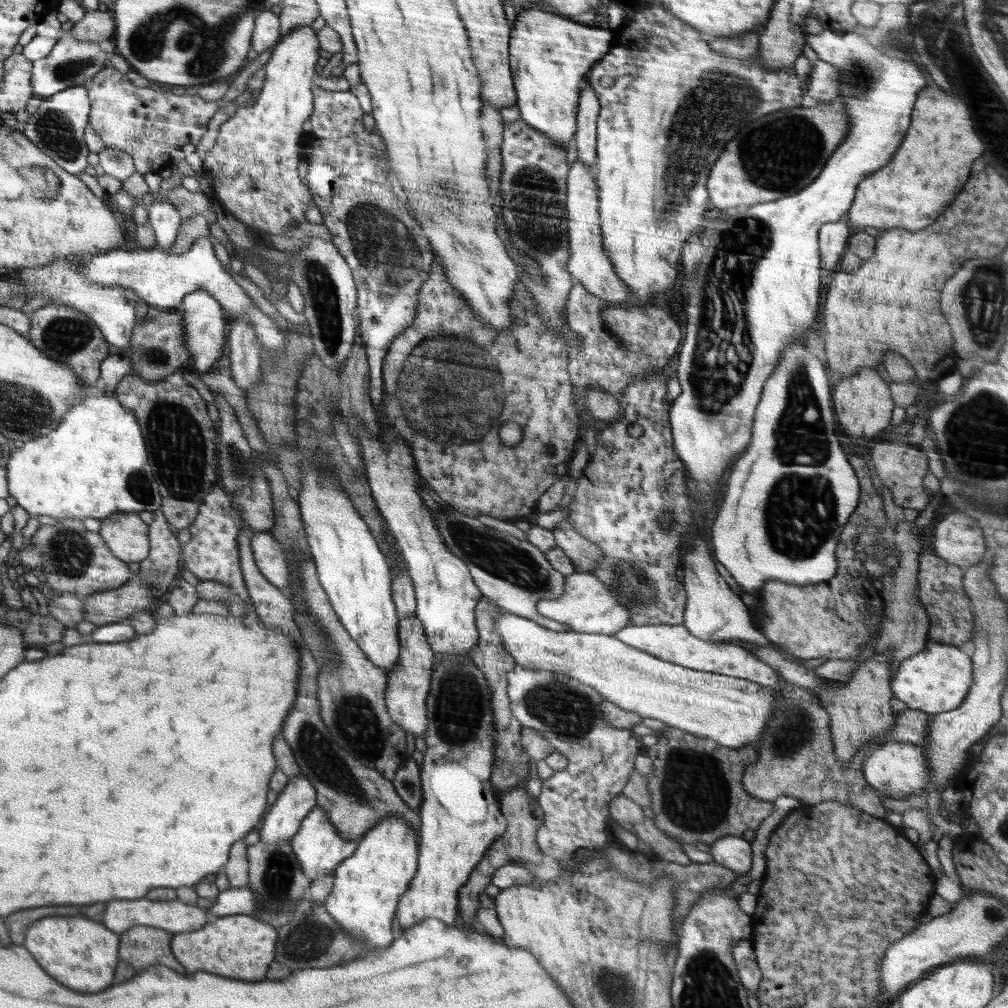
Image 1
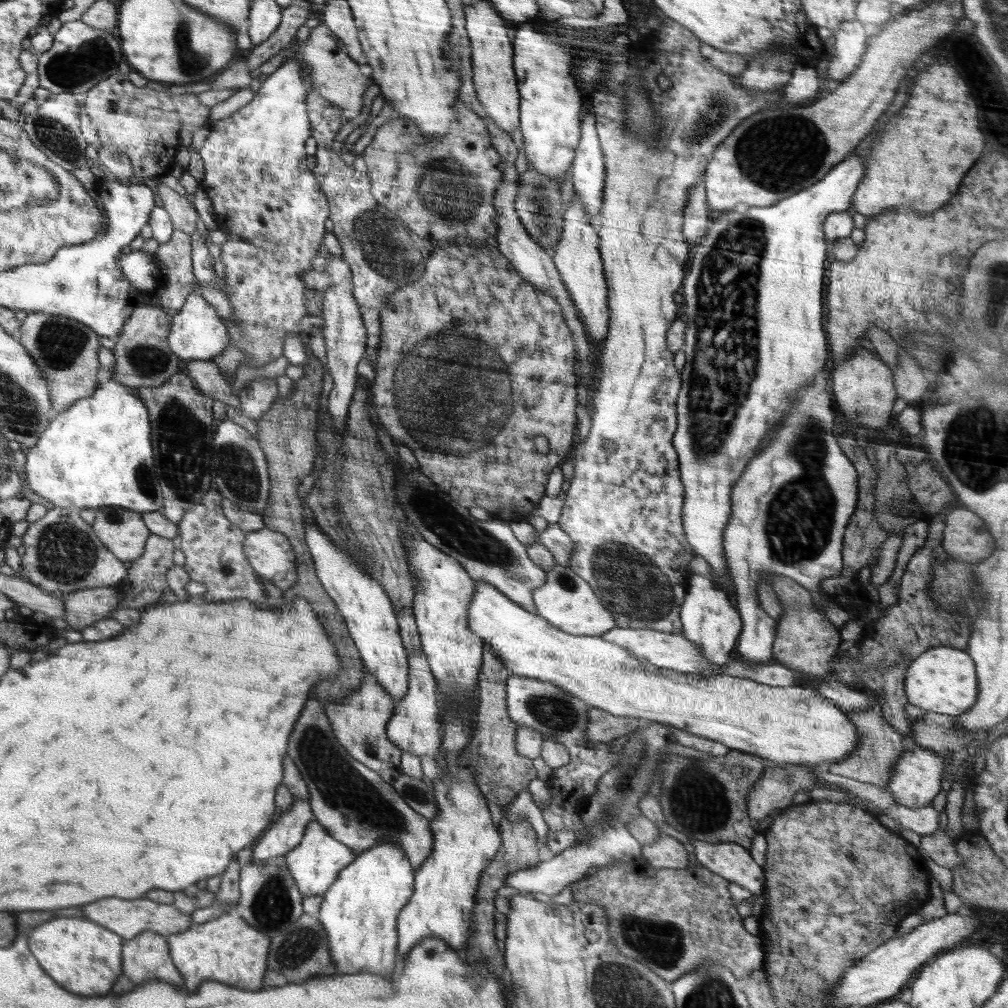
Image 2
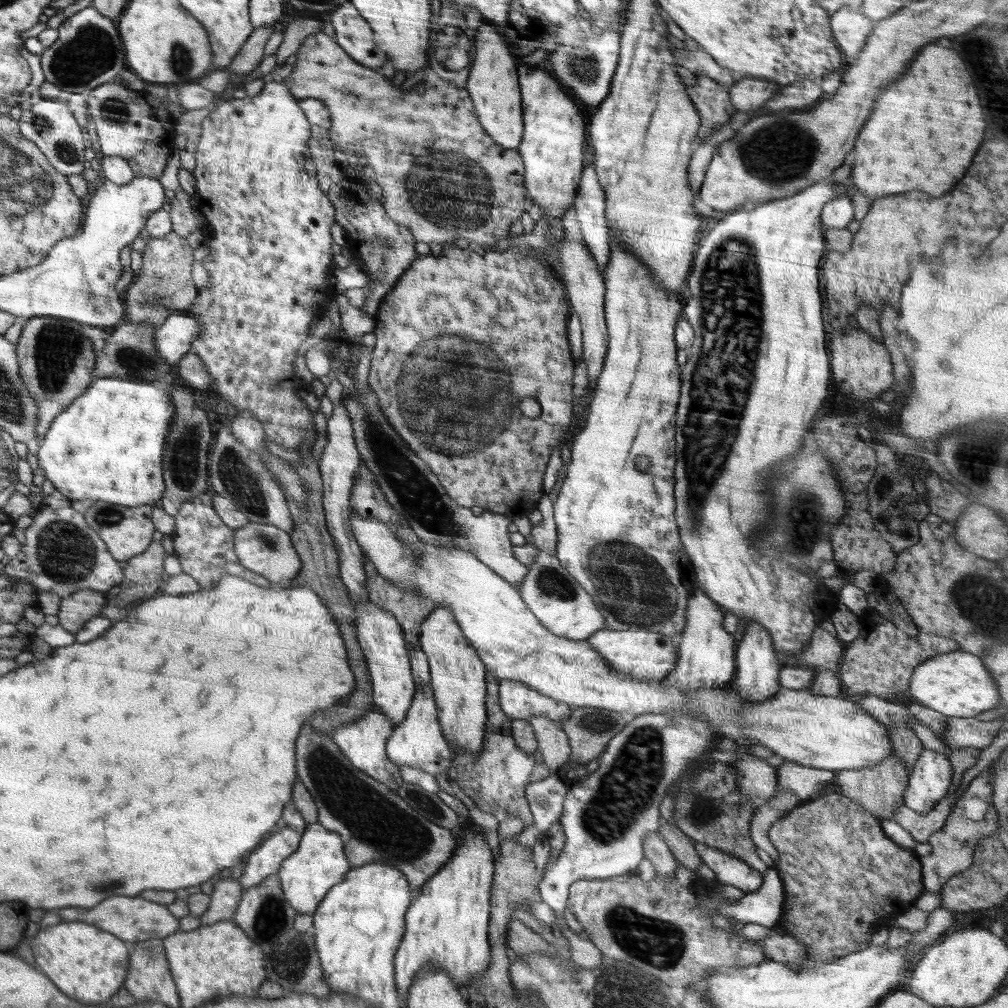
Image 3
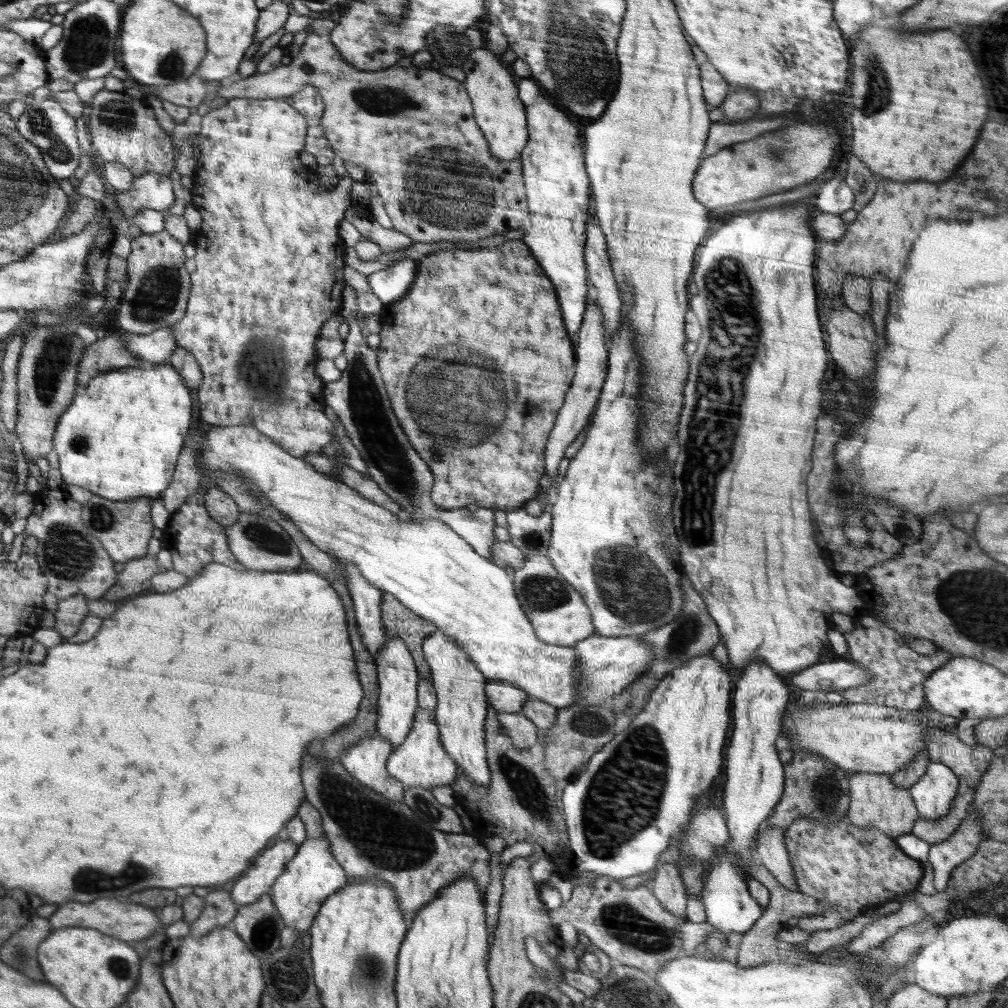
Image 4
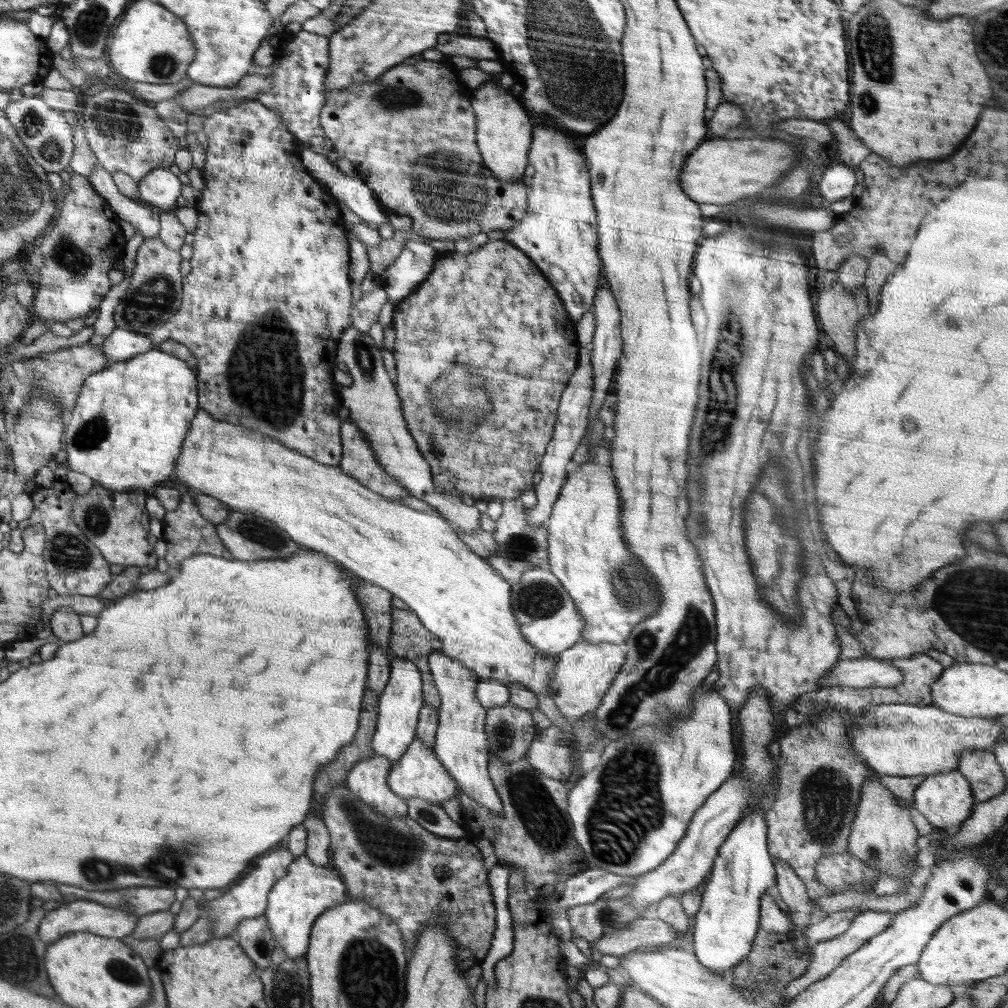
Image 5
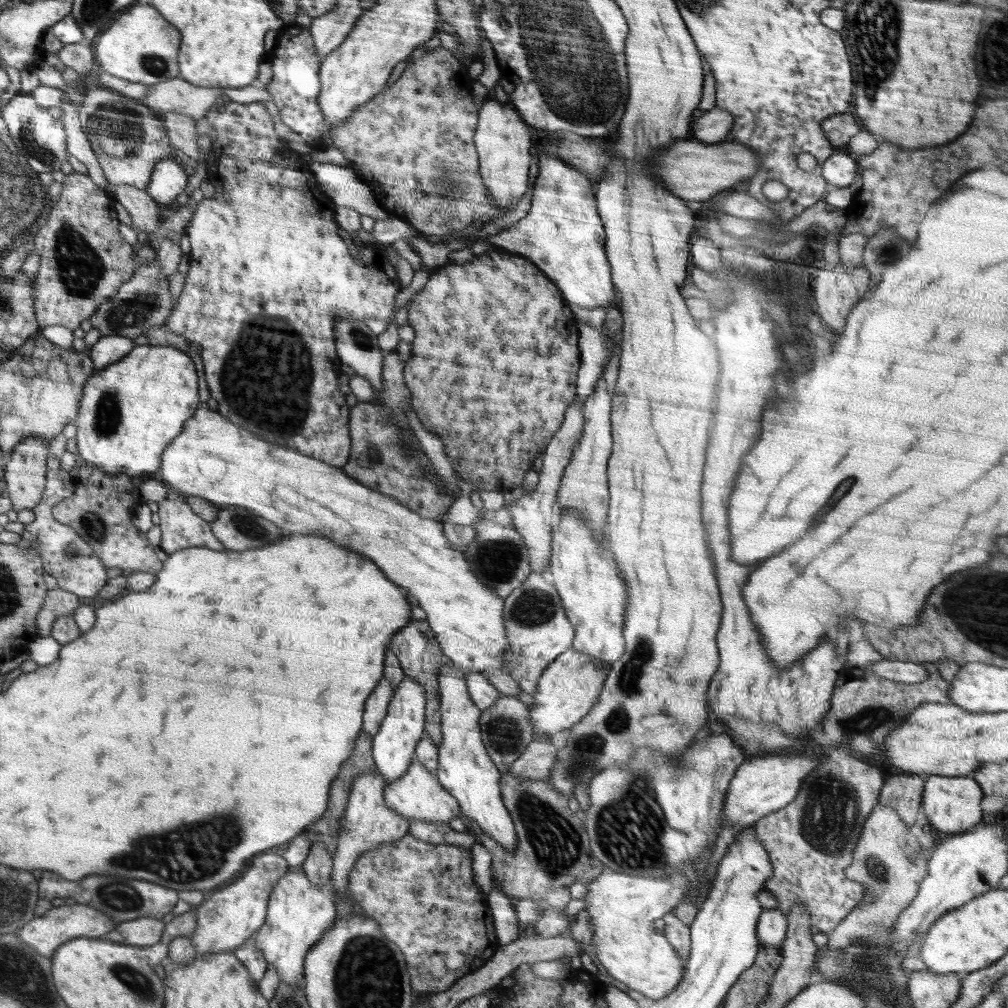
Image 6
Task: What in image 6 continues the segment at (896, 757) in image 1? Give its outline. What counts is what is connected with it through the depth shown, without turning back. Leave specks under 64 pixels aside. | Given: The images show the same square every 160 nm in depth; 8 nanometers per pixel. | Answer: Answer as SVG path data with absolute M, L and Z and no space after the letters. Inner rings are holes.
M937 774L925 778L921 811L925 813L929 824L945 833L960 833L968 831L983 820L981 800L984 798L982 787L972 776L944 777Z

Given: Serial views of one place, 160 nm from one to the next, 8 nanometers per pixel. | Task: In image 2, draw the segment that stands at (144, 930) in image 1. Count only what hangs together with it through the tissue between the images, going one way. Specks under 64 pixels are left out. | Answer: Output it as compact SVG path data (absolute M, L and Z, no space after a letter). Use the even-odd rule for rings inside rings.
M148 931L126 942L126 976L136 984L144 980L166 980L184 986L184 978L176 970L167 937Z

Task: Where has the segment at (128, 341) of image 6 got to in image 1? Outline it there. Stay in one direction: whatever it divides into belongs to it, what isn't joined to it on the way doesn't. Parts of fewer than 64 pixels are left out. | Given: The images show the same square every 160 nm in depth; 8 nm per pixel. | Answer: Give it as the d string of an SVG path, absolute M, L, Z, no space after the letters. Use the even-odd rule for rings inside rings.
M196 290L194 293L186 295L179 307L185 325L185 346L190 350L191 357L194 358L195 370L207 372L211 370L216 359L226 352L226 334L229 328L227 312L220 306L208 292Z

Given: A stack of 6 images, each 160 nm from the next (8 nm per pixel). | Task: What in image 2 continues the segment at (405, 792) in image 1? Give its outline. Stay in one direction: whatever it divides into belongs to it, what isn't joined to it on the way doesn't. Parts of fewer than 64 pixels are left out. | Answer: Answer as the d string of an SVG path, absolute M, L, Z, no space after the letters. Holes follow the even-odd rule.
M402 774L391 784L406 804L418 814L432 820L438 812L433 790L418 779Z

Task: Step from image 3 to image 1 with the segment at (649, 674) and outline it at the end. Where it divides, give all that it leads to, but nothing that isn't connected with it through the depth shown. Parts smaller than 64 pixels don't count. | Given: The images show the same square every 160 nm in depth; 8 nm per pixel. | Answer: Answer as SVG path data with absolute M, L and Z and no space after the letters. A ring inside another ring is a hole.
M629 624L614 634L620 642L634 649L650 653L651 656L672 662L686 669L694 669L707 673L718 673L728 677L743 678L757 682L762 686L774 686L782 682L779 673L766 663L758 660L750 652L740 646L726 644L710 644L690 634L684 625L632 625Z

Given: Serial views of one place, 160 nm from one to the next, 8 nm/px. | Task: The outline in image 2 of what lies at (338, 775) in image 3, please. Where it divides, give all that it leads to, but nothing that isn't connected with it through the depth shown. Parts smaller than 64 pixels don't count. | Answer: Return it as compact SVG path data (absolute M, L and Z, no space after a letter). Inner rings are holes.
M314 690L310 692L306 710L302 710L302 718L298 718L298 726L289 739L289 757L308 787L308 801L313 809L314 820L327 828L332 838L349 846L355 856L378 841L395 841L406 853L413 869L418 870L432 850L430 819L412 810L390 783L384 782L378 773L357 762L338 742L325 709L314 696Z

